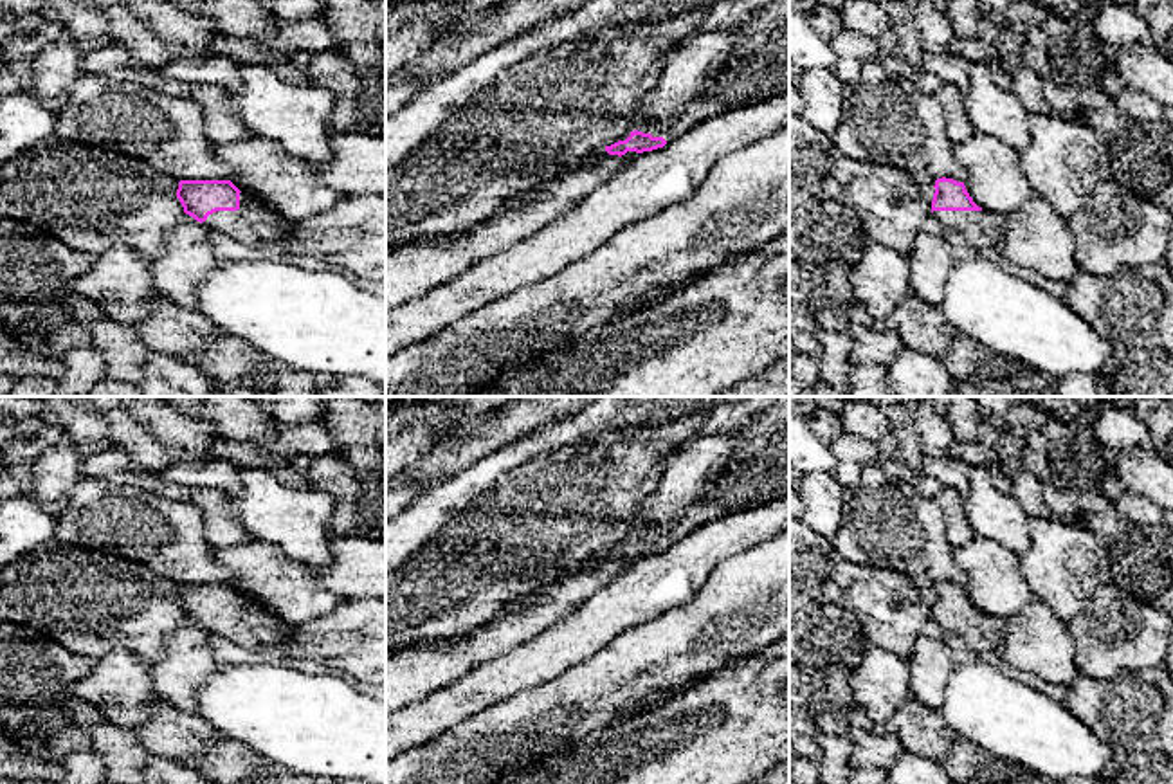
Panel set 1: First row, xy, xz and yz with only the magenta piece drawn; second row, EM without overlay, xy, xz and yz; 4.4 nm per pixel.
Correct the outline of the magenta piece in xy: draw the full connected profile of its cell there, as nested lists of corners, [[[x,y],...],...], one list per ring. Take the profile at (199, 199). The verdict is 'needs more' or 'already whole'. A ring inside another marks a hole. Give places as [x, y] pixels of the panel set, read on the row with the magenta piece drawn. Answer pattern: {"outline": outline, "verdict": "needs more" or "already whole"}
{"outline": [[[180,180],[177,198],[184,213],[207,231],[249,247],[277,249],[294,227],[294,222],[241,193],[231,180]]], "verdict": "needs more"}

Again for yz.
{"outline": [[[942,177],[933,187],[933,227],[960,232],[975,247],[993,251],[1004,234],[1005,216],[978,207],[964,182]]], "verdict": "needs more"}

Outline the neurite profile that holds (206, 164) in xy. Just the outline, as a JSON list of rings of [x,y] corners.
[[[81,74],[58,110],[54,137],[114,148],[151,164],[159,173],[177,180],[231,180],[232,166],[222,162],[204,130],[202,105],[186,96],[155,92],[132,81],[105,74]]]

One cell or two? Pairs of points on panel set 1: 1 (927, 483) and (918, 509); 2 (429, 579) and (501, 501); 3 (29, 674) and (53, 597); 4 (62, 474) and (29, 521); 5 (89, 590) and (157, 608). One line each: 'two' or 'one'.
1: two
2: one
3: two
4: two
5: one

